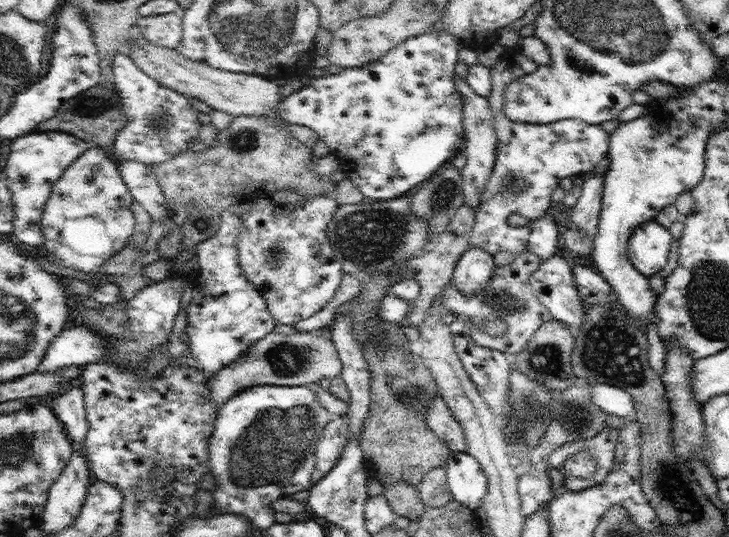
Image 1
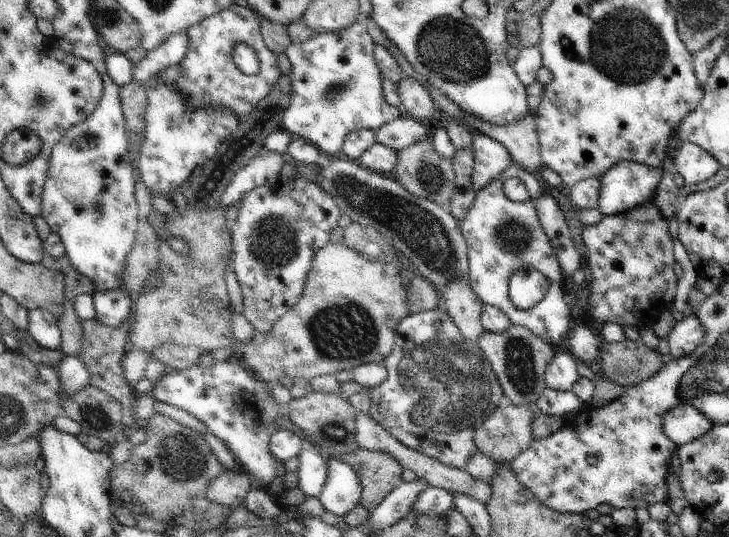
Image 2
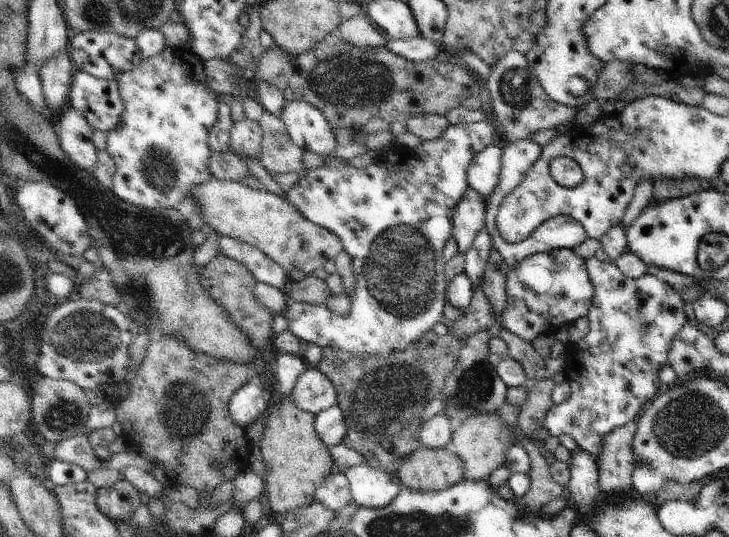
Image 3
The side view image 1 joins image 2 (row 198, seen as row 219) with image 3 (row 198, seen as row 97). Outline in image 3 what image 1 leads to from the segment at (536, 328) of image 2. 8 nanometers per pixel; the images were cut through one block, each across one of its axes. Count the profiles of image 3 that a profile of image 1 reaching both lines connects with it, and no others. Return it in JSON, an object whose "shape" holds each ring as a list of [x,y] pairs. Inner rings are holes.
{"shape":[[[521,139],[517,142],[510,143],[509,146],[503,149],[503,156],[501,159],[501,170],[498,183],[496,184],[493,194],[488,200],[485,211],[485,226],[491,237],[491,244],[503,258],[510,269],[515,268],[522,260],[533,256],[537,253],[551,252],[557,249],[574,249],[582,244],[583,241],[589,239],[587,233],[584,231],[582,224],[579,224],[574,218],[567,215],[559,215],[550,218],[543,224],[540,224],[524,241],[518,243],[508,243],[504,238],[500,237],[499,231],[496,229],[497,211],[500,204],[505,200],[505,196],[513,192],[525,180],[525,174],[534,167],[536,161],[541,154],[541,147],[533,141]]]}

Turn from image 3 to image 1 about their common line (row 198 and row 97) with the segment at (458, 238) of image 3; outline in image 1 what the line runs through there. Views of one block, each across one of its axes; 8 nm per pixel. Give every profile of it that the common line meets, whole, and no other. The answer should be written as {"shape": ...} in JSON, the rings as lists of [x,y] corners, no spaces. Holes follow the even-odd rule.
{"shape":[[[455,76],[454,83],[458,88],[458,93],[462,98],[463,108],[463,128],[464,128],[464,152],[467,156],[466,164],[461,170],[462,188],[464,193],[464,204],[476,212],[480,202],[482,202],[482,193],[485,192],[485,186],[488,182],[488,177],[492,174],[492,169],[496,158],[496,149],[498,146],[498,135],[494,131],[493,115],[494,112],[490,109],[489,101],[475,94],[474,90],[470,89],[470,85],[466,84],[465,80]]]}

